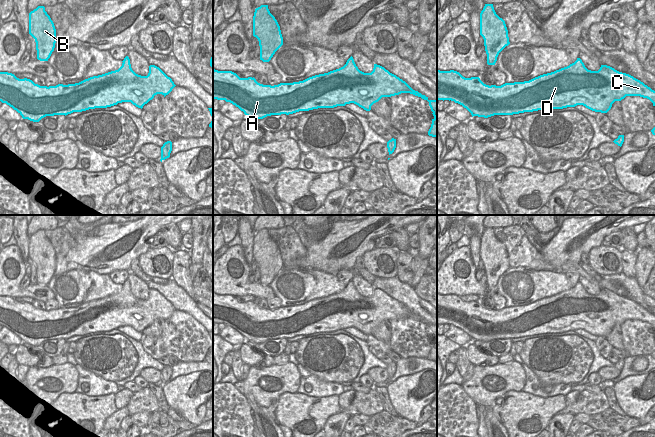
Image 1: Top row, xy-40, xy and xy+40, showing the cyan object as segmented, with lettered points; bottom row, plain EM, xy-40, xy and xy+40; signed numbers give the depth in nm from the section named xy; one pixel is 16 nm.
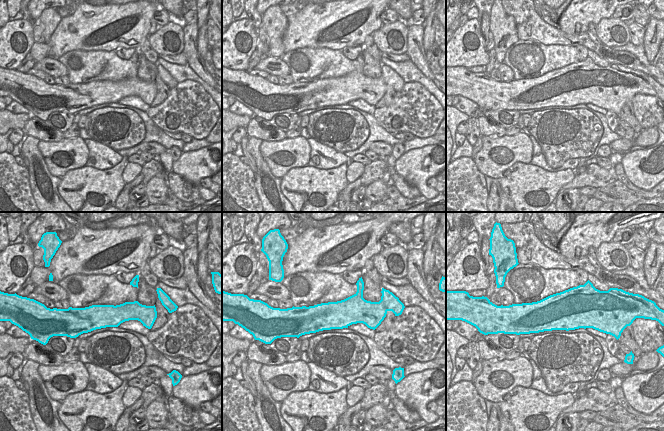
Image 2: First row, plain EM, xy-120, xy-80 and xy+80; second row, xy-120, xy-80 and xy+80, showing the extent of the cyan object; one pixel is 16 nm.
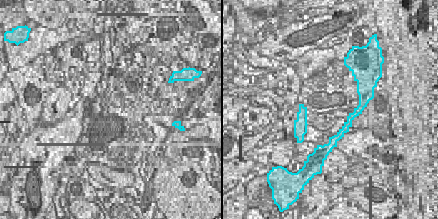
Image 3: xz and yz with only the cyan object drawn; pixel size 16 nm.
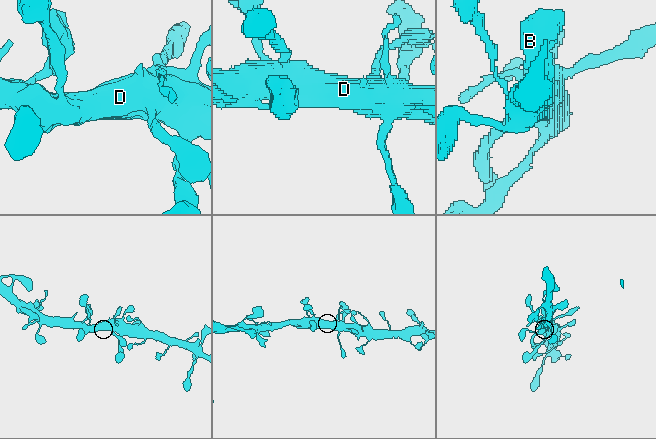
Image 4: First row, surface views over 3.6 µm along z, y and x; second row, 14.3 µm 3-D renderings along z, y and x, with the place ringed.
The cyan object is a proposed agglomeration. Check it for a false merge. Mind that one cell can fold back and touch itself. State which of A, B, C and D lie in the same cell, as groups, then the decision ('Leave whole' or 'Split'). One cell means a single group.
Groups: A B C D. Leave whole.

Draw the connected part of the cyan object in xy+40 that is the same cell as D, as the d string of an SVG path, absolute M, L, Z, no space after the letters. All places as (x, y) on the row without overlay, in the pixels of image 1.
M582 284L567 291L543 298L529 305L505 307L501 310L486 309L479 301L465 302L459 296L437 293L437 324L451 324L462 329L473 340L488 342L494 339L513 339L547 333L563 333L583 329L601 337L607 337L615 325L626 320L649 323L655 330L655 315L633 300L601 289L598 295L588 294Z

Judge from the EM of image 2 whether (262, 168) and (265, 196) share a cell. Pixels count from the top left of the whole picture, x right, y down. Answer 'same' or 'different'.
same

